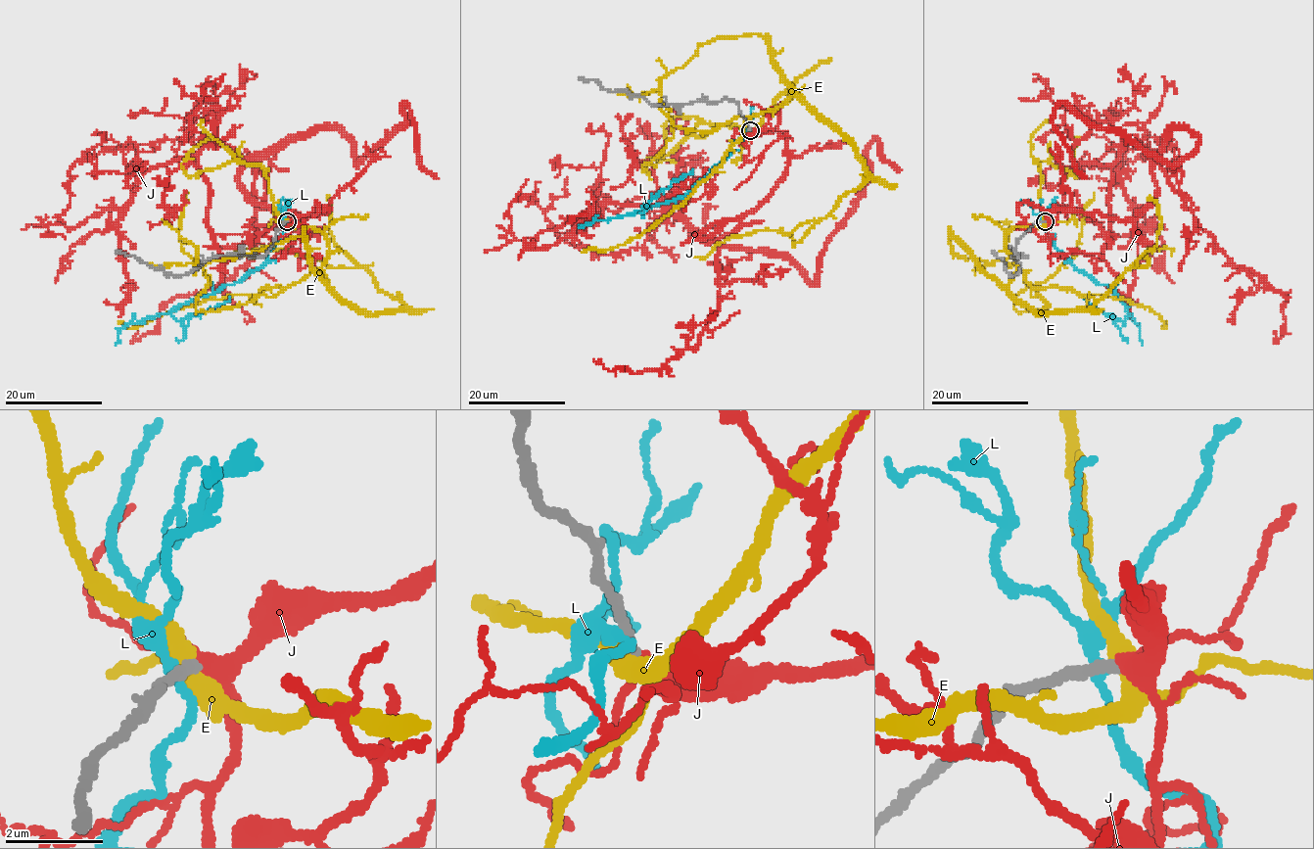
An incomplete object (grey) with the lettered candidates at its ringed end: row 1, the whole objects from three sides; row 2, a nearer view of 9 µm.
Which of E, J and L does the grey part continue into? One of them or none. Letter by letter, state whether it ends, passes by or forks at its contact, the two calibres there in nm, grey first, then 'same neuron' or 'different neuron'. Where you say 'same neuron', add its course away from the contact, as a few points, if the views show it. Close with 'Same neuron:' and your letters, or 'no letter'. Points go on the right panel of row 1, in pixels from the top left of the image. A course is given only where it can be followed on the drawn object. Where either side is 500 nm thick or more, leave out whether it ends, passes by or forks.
E: it forks there; 240 nm thick on the grey side, 360 nm on the other; different neuron
J: it forks there; 240 nm thick on the grey side, 280 nm on the other; same neuron; it runs (1045, 221), (1133, 218), (1172, 128), (1198, 140), (1165, 164), (1060, 103), (1087, 177)
L: it forks there; 280 nm thick on the grey side, 200 nm on the other; different neuron
Same neuron: J

